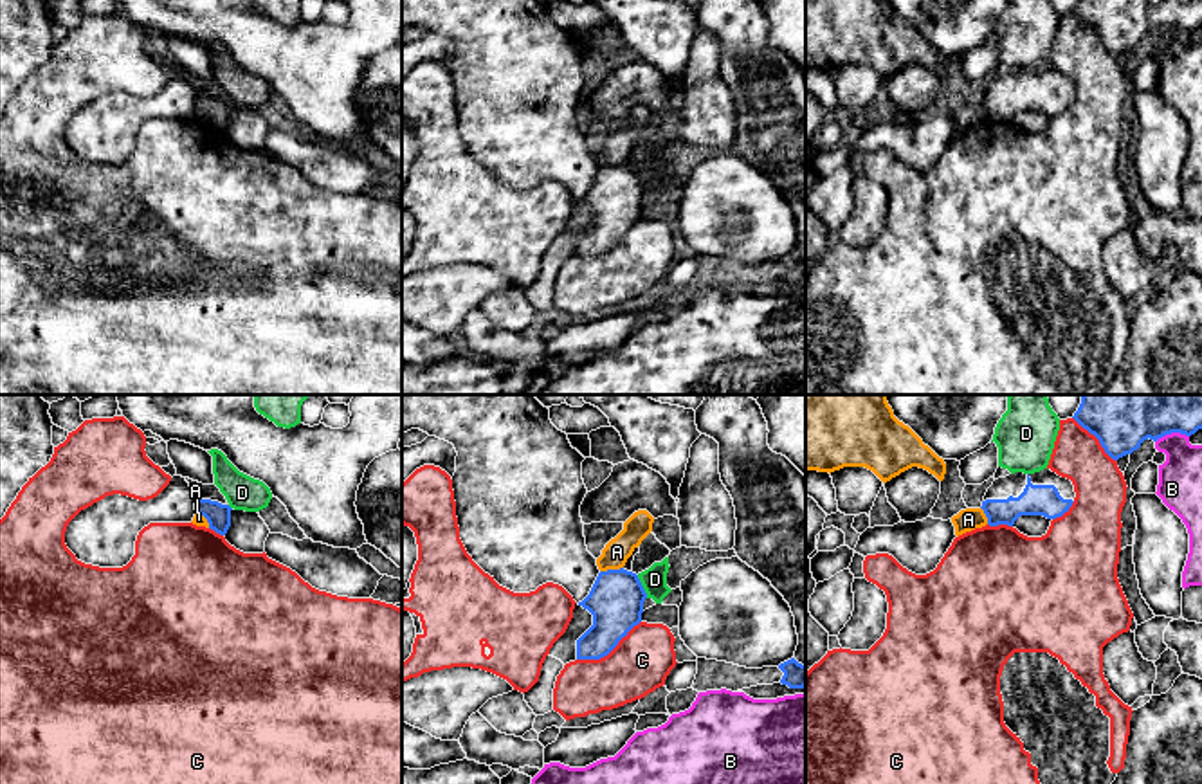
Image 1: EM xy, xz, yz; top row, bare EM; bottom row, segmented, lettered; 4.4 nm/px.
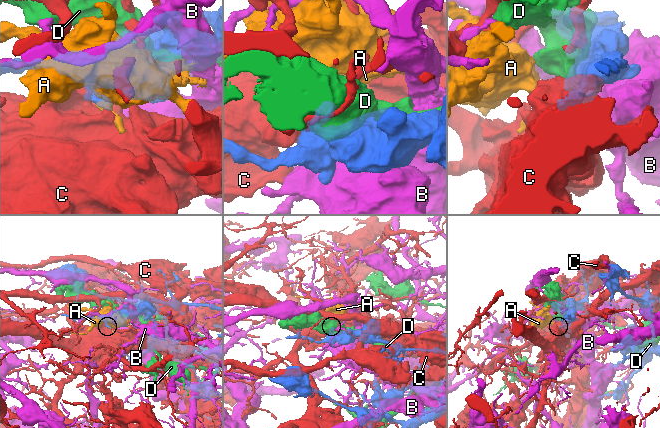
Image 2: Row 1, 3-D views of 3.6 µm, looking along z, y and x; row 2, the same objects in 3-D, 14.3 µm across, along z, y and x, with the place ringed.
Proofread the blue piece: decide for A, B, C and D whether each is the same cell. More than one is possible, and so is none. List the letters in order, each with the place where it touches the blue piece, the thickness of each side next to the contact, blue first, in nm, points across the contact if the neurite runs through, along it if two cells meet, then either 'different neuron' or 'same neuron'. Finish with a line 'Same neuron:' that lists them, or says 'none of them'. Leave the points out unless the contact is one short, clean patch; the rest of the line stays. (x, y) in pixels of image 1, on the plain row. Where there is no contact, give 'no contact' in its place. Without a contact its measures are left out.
A: meets blue in xz at (611, 166); 240 nm thick on the blue side, 120 nm on the other; border along xz (622, 163), (600, 168); different neuron
B: meets blue in yz at (1172, 27); 220 nm thick on the blue side, 190 nm on the other; different neuron
C: meets blue in xz at (608, 249); 240 nm thick on the blue side, 260 nm on the other; different neuron
D: meets blue in xz at (642, 182); 240 nm thick on the blue side, 110 nm on the other; different neuron
Same neuron: none of them

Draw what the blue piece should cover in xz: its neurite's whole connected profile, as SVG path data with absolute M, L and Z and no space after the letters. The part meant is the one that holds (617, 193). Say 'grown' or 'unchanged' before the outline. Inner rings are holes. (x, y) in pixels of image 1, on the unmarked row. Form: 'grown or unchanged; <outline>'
unchanged; M600 168L589 191L578 198L593 211L593 222L577 236L577 256L607 252L642 218L647 189L636 169Z

